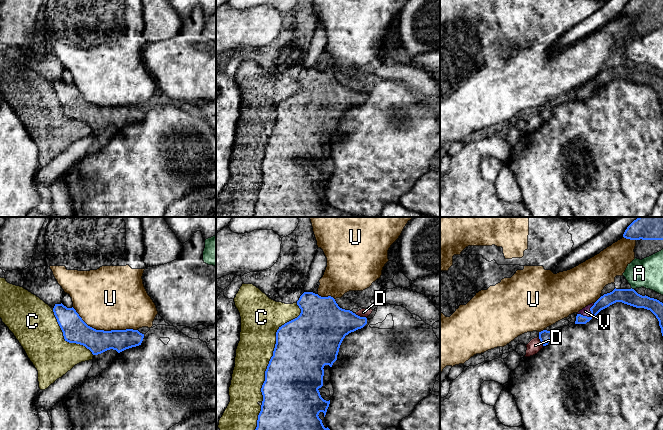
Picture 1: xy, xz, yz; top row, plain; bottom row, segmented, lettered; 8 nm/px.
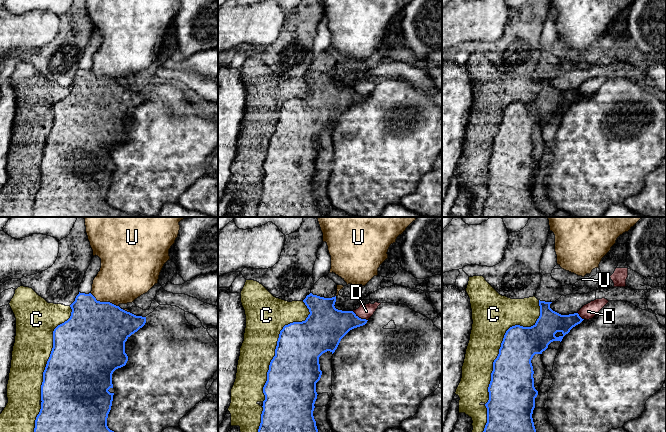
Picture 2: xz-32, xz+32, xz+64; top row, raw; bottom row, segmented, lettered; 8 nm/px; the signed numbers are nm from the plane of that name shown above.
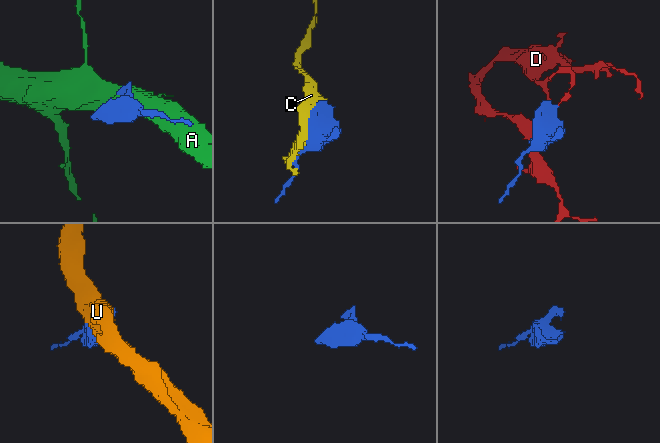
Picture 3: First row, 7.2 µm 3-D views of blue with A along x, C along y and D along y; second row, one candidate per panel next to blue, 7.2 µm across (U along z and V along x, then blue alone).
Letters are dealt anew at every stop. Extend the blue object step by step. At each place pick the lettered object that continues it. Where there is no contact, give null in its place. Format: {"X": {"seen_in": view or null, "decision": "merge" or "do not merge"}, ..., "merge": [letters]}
{"A": {"seen_in": "yz", "decision": "do not merge"}, "C": {"seen_in": "xz", "decision": "do not merge"}, "D": {"seen_in": "xz", "decision": "do not merge"}, "U": {"seen_in": "xy", "decision": "do not merge"}, "V": {"seen_in": "yz", "decision": "merge"}, "merge": ["V"]}

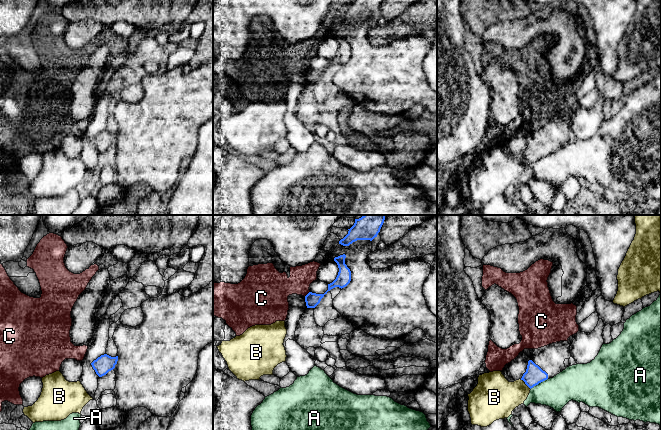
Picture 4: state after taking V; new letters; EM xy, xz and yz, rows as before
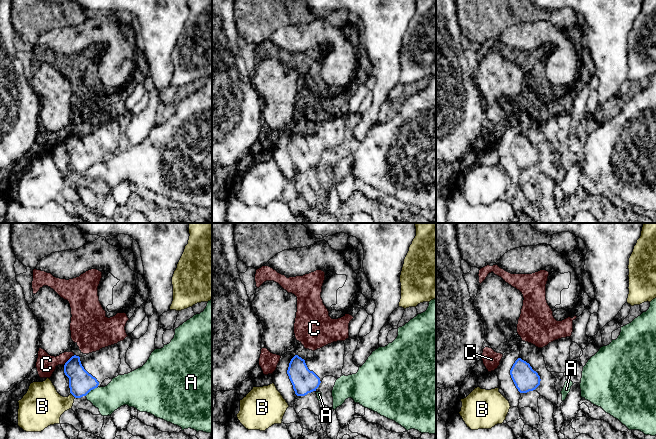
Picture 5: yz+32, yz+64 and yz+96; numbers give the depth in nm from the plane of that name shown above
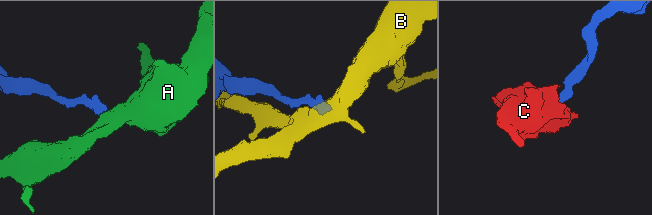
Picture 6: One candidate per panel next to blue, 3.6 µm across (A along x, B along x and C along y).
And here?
{"A": {"seen_in": "yz", "decision": "do not merge"}, "B": {"seen_in": "yz", "decision": "do not merge"}, "C": {"seen_in": "xz", "decision": "do not merge"}, "merge": []}

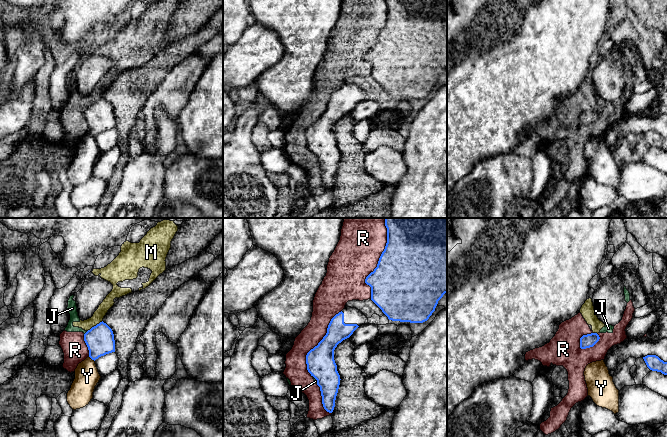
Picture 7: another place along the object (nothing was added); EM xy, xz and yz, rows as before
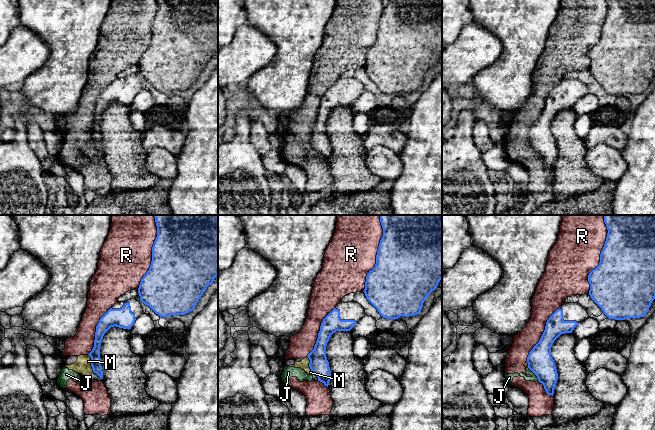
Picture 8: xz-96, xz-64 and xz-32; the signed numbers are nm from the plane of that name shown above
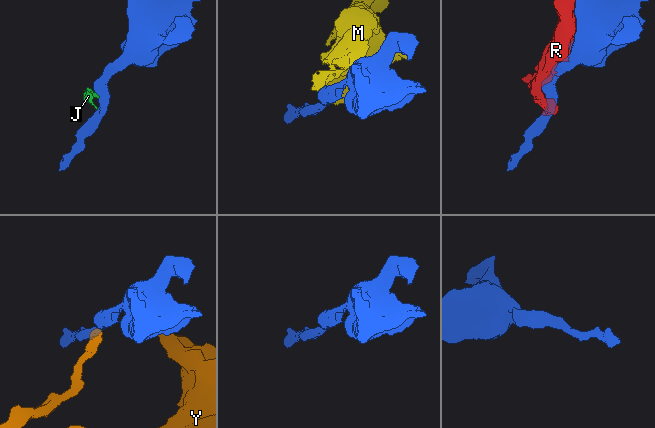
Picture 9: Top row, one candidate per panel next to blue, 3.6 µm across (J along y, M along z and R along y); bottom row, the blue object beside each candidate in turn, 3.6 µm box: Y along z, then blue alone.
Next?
{"J": {"seen_in": "xy", "decision": "do not merge"}, "M": {"seen_in": "xy", "decision": "do not merge"}, "R": {"seen_in": "xz", "decision": "do not merge"}, "Y": {"seen_in": "xy", "decision": "do not merge"}, "merge": []}

